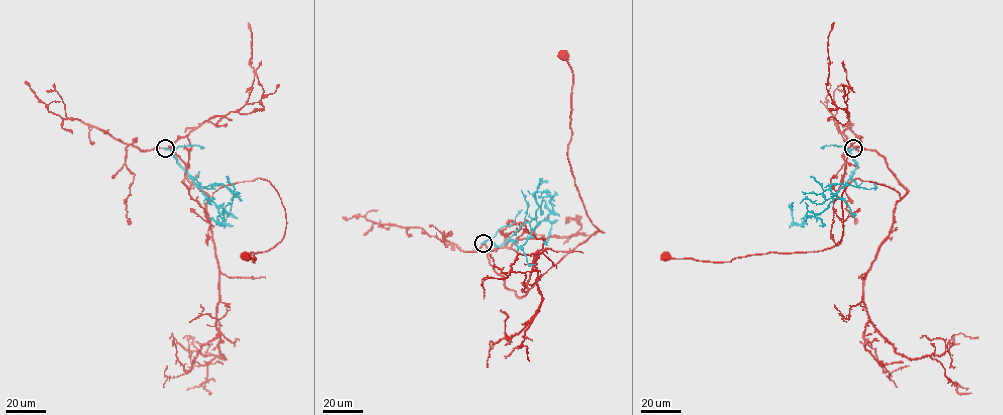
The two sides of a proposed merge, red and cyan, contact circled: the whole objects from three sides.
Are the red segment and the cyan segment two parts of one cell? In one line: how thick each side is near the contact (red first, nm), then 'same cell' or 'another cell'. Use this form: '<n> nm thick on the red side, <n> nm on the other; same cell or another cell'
280 nm thick on the red side, 480 nm on the other; another cell

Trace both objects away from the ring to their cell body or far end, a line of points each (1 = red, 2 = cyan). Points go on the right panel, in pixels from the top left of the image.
1: (854, 148), (881, 155), (908, 192), (901, 198), (852, 180), (833, 247), (721, 262), (666, 256)
2: (854, 148), (850, 154), (857, 168), (827, 207), (796, 224), (791, 203)

